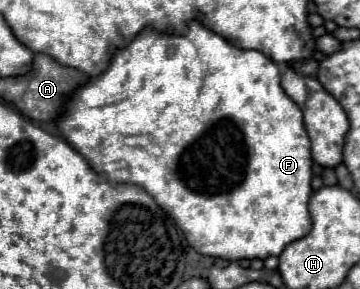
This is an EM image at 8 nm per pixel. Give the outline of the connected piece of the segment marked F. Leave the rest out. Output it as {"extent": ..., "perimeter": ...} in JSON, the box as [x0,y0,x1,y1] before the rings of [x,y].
{"extent":[57,22,313,260],"perimeter":[[[191,22],[191,32],[193,36],[179,38],[179,36],[165,36],[151,30],[143,30],[129,46],[115,52],[109,68],[101,76],[91,78],[89,84],[81,86],[71,96],[71,100],[65,104],[65,114],[59,118],[57,126],[65,134],[67,142],[89,160],[95,172],[105,174],[109,182],[113,184],[125,182],[145,188],[153,196],[153,200],[177,222],[187,242],[199,254],[219,256],[225,260],[255,260],[255,258],[265,260],[269,256],[279,256],[285,244],[299,240],[311,228],[309,196],[313,194],[311,190],[313,160],[309,152],[309,138],[303,126],[301,108],[281,88],[281,66],[277,66],[265,54],[257,50],[237,48],[219,34],[201,26],[199,22]]]}

